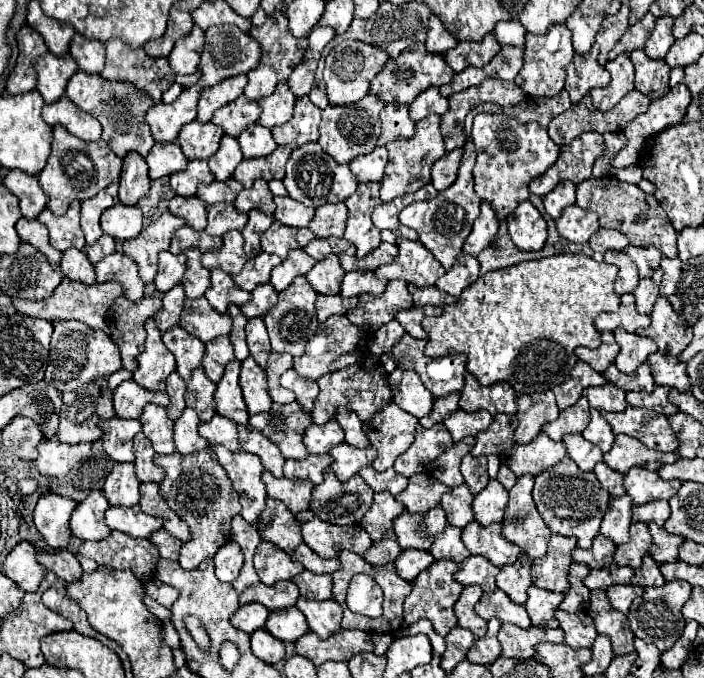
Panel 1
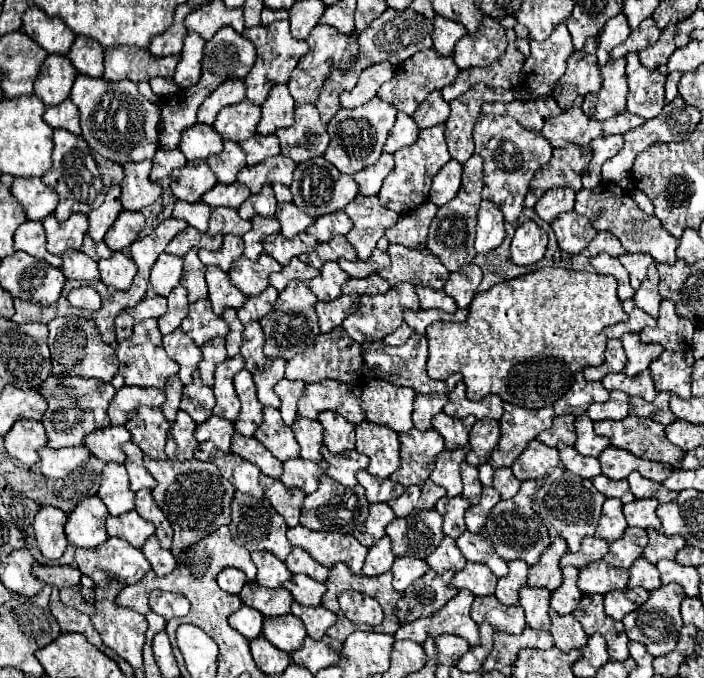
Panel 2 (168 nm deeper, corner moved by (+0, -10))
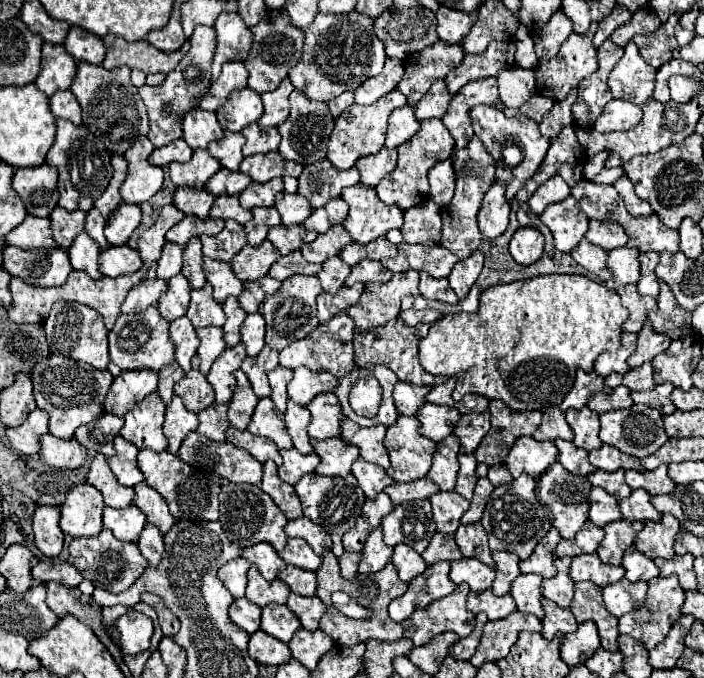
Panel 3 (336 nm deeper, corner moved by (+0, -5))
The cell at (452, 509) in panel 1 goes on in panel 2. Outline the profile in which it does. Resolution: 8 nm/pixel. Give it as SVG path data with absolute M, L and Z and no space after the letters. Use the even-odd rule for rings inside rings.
M444 496L442 500L438 500L436 510L444 516L444 534L446 536L452 536L456 540L458 536L466 532L464 514L468 508L470 508L470 502L466 502L466 498L462 496L454 496L454 498Z

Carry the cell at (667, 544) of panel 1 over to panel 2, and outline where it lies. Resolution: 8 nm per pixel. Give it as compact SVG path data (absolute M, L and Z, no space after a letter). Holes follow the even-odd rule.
M648 530L648 544L644 548L644 558L652 564L656 564L662 558L674 560L676 552L686 546L686 540L682 536L666 536L658 530Z

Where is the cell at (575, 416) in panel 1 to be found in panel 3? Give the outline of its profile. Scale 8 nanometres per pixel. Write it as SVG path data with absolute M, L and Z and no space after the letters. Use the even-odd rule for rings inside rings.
M550 407L546 409L540 427L534 431L532 435L536 441L554 441L554 439L566 439L572 441L574 433L570 429L570 425L564 419L564 413L558 407Z

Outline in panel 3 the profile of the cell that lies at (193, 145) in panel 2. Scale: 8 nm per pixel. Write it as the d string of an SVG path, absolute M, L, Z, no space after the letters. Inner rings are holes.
M194 109L184 117L184 141L192 149L206 149L210 141L222 139L224 131L216 119L216 113Z

